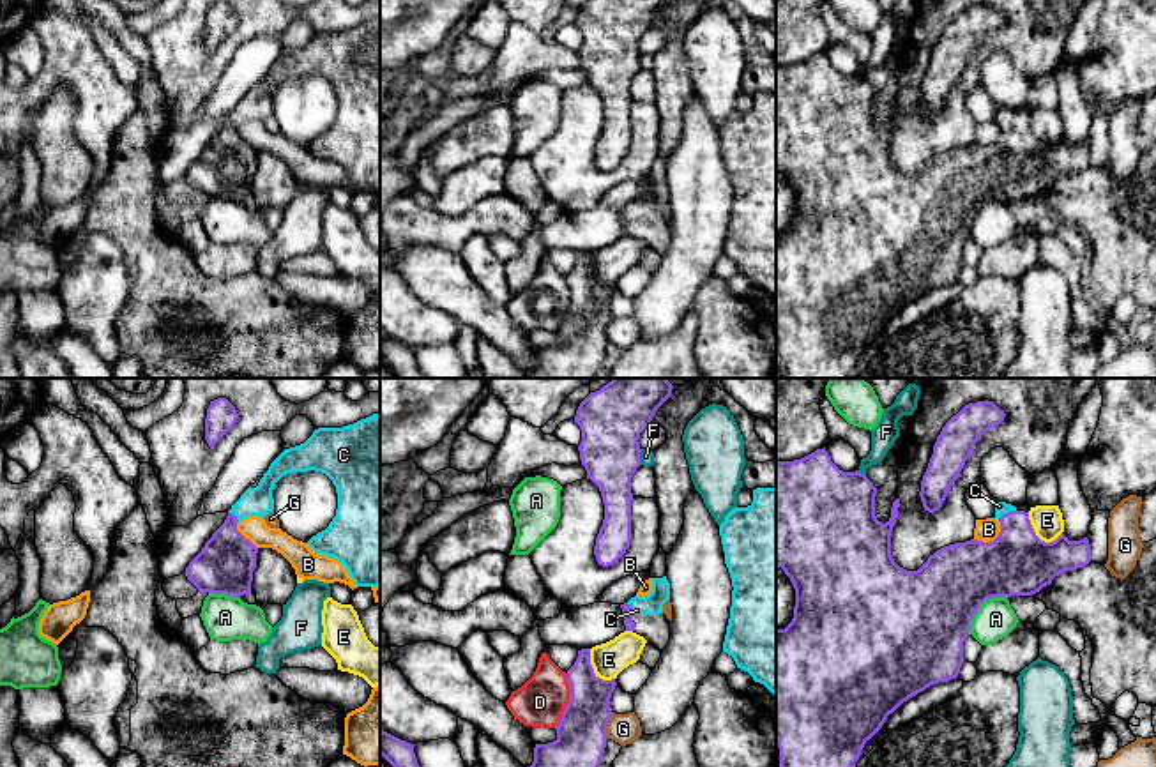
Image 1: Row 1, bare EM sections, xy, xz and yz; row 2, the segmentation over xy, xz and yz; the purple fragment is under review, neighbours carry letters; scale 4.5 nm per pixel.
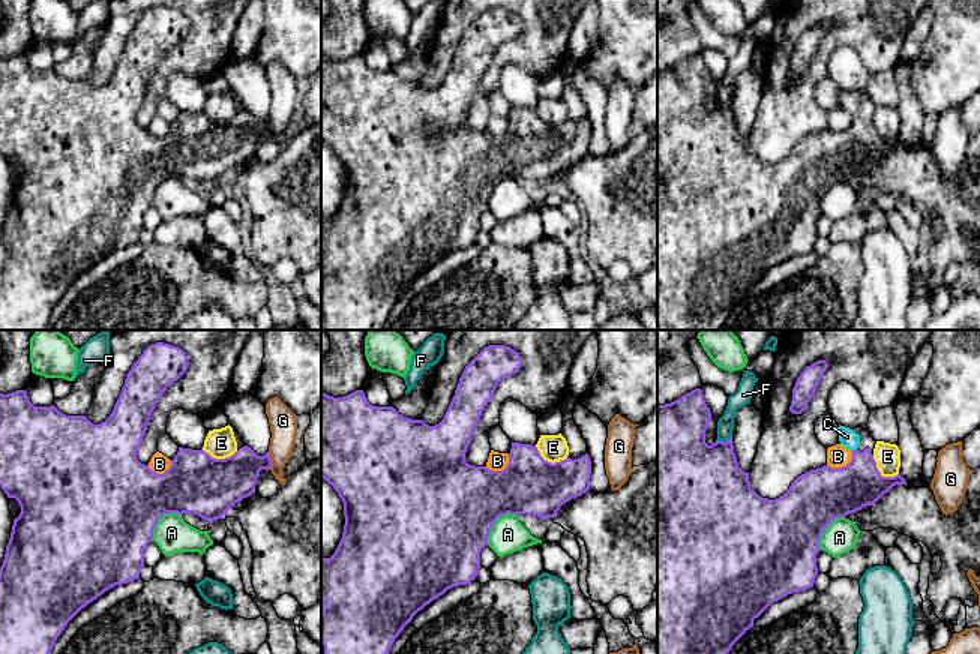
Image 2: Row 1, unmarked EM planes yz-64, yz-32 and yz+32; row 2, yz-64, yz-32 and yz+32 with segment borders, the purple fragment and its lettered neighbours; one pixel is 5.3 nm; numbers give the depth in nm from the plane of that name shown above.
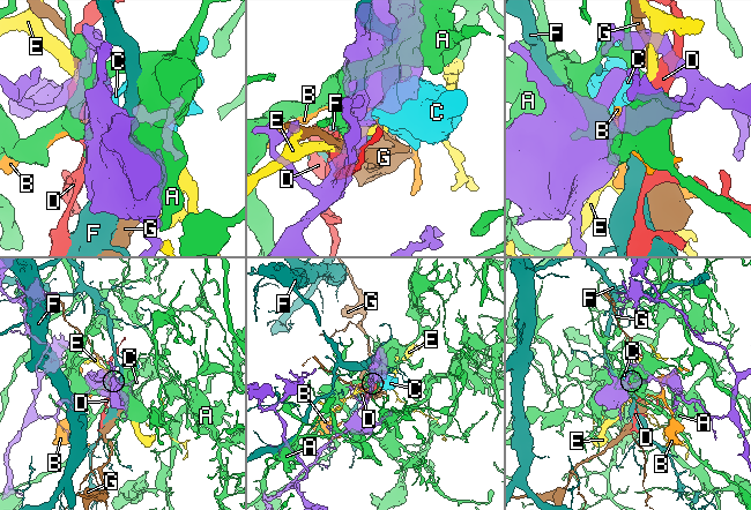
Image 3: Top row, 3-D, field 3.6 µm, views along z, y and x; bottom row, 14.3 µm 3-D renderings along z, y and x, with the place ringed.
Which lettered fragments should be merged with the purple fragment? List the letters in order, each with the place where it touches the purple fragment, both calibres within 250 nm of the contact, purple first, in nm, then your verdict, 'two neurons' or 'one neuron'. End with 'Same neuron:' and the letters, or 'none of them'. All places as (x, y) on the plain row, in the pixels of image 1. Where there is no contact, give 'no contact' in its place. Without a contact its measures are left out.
A: meets purple in yz at (980, 209); 400 nm thick on the purple side, 180 nm on the other; two neurons
B: meets purple in yz at (996, 142); 320 nm thick on the purple side, 100 nm on the other; two neurons
C: meets purple in yz at (1006, 117); 300 nm thick on the purple side, 60 nm on the other; one neuron
D: meets purple in xz at (570, 304); 220 nm thick on the purple side, 220 nm on the other; two neurons
E: meets purple in yz at (1036, 140); 300 nm thick on the purple side, 140 nm on the other; two neurons
F: meets purple in xz at (638, 60); 280 nm thick on the purple side, 60 nm on the other; two neurons
G: meets purple in xz at (607, 327); 240 nm thick on the purple side, 140 nm on the other; two neurons
Same neuron: C

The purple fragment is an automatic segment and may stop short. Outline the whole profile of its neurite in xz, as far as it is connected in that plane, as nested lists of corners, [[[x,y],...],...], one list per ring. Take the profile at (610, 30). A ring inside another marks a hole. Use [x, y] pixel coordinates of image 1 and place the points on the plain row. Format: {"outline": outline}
{"outline": [[[587,0],[574,19],[582,34],[578,49],[582,69],[601,95],[605,124],[596,141],[594,159],[599,170],[619,166],[631,148],[631,81],[640,67],[640,37],[650,28],[656,14],[670,0]]]}

